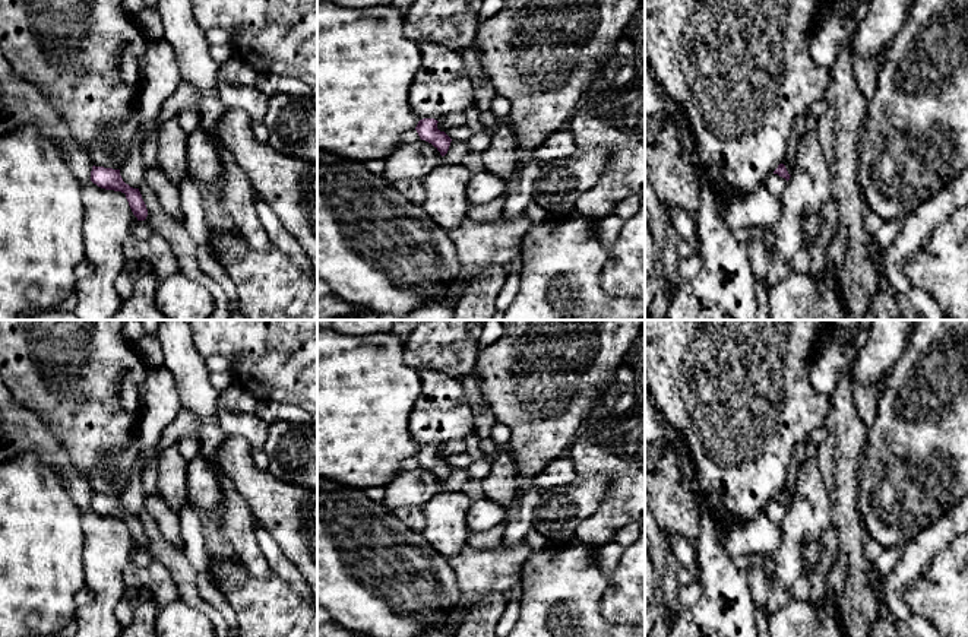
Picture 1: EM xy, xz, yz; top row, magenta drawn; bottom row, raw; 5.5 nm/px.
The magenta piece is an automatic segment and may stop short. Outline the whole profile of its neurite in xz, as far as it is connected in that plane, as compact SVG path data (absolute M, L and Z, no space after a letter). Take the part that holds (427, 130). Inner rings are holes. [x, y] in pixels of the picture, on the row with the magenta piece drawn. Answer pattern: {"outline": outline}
{"outline": "M317 3L317 149L367 162L386 161L401 136L415 129L442 156L452 139L437 129L437 120L420 120L409 108L408 94L421 64L418 44L404 32L404 16L393 4L345 9Z"}

